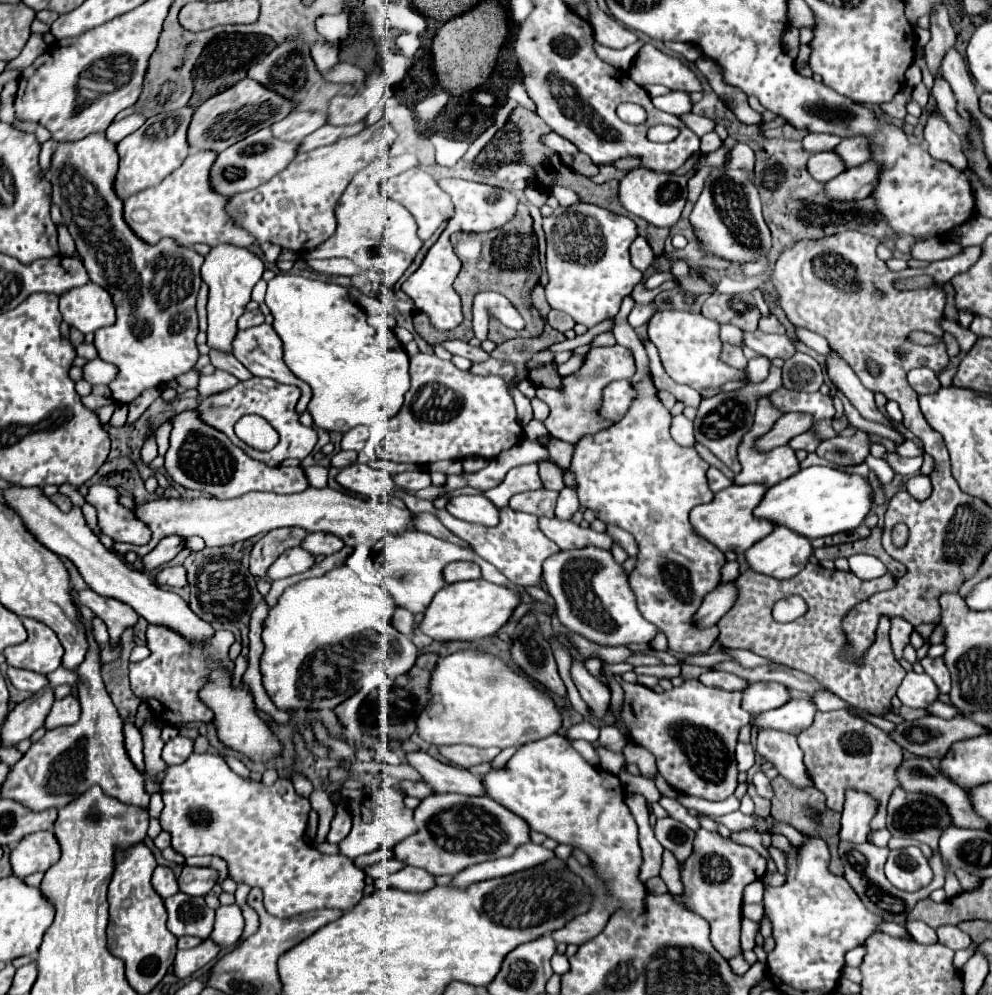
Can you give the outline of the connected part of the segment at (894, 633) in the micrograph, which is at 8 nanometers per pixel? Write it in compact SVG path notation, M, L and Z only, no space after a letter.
M892 617L890 623L892 623L892 627L890 627L892 651L894 651L896 659L902 659L902 649L910 641L910 633L914 627L910 627L910 623L906 619L900 619L900 617Z

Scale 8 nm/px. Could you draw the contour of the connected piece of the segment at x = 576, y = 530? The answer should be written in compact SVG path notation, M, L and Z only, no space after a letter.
M540 519L542 533L554 541L562 551L570 549L584 549L584 547L600 547L610 551L612 539L606 533L596 533L590 527L574 525L572 521L560 521L560 519Z

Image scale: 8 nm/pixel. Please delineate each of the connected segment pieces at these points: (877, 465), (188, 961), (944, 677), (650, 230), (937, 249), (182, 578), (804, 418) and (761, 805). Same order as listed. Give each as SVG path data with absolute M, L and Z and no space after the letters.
M868 455L868 457L866 457L866 465L870 467L870 471L874 471L874 473L876 473L878 481L880 481L882 485L892 483L892 479L894 479L894 471L890 471L890 467L888 467L888 463L886 463L886 461L876 459L876 457Z
M210 937L204 939L194 949L178 951L176 953L176 961L174 961L174 973L176 973L176 977L178 979L186 979L186 977L194 975L198 969L202 969L210 961L214 961L218 957L218 953L220 953L220 947Z
M924 657L924 659L920 661L920 665L922 665L924 671L932 677L932 681L936 683L936 687L938 687L940 693L948 693L948 691L950 691L950 673L948 673L942 657L936 657L936 659Z
M628 213L628 217L636 223L638 235L646 237L646 241L648 241L650 247L652 247L652 251L654 251L658 257L664 255L664 241L666 241L666 237L670 235L670 229L668 229L668 227L654 227L654 225L646 223L644 219L638 219L636 215L630 215L630 213Z
M928 239L928 241L914 243L910 253L912 253L912 259L932 263L932 261L950 259L950 257L962 253L962 245L958 245L954 241L946 241L946 239Z
M182 565L160 569L160 571L156 571L154 577L156 577L156 583L160 587L164 587L164 585L168 585L168 587L184 587L186 585L186 569Z
M786 413L774 423L774 427L766 435L756 439L754 447L756 447L756 451L770 451L774 447L786 445L792 437L810 431L810 427L812 427L810 415L806 415L806 413Z
M752 783L748 785L748 793L750 793L750 797L752 797L752 799L754 799L754 803L756 803L754 813L756 813L756 815L760 815L760 817L768 817L768 815L770 815L770 801L766 801L766 799L758 797L758 795L756 795L756 791L754 791L754 785L752 785Z

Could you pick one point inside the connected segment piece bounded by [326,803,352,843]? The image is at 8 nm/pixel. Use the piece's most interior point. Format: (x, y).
(342, 822)

